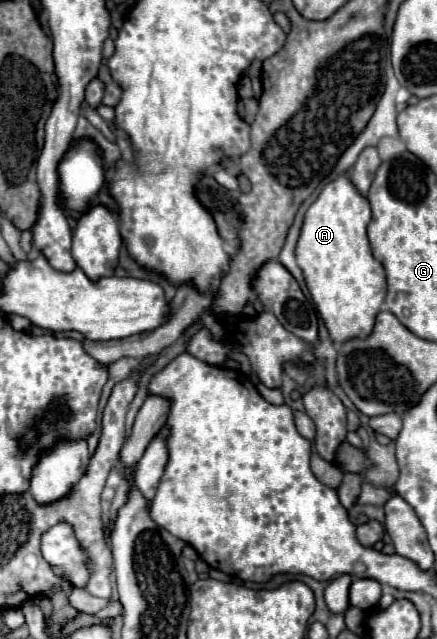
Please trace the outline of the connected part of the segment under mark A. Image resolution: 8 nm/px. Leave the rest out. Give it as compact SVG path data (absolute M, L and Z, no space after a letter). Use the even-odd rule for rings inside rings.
M338 174L334 182L326 184L304 214L296 244L296 262L304 272L312 302L334 342L366 338L386 296L384 266L372 256L366 236L368 222L370 202L356 190L348 174Z

